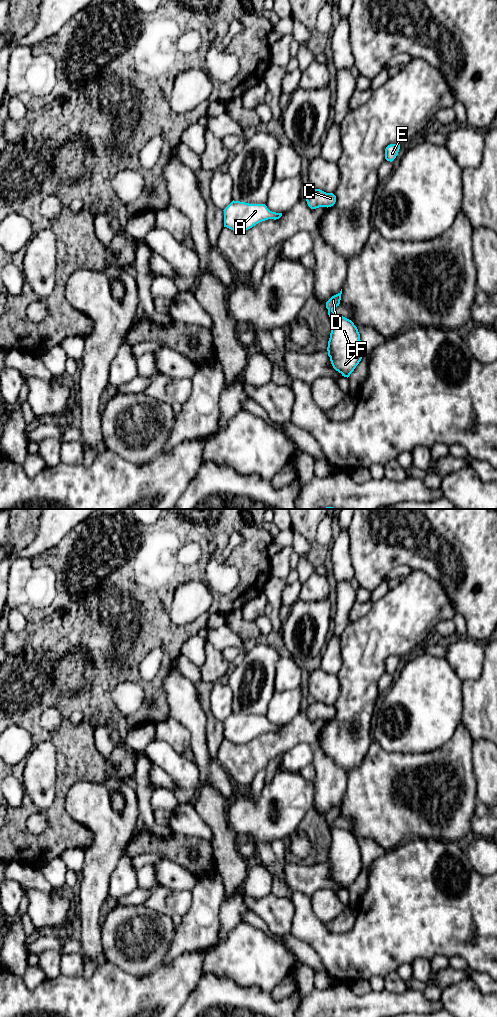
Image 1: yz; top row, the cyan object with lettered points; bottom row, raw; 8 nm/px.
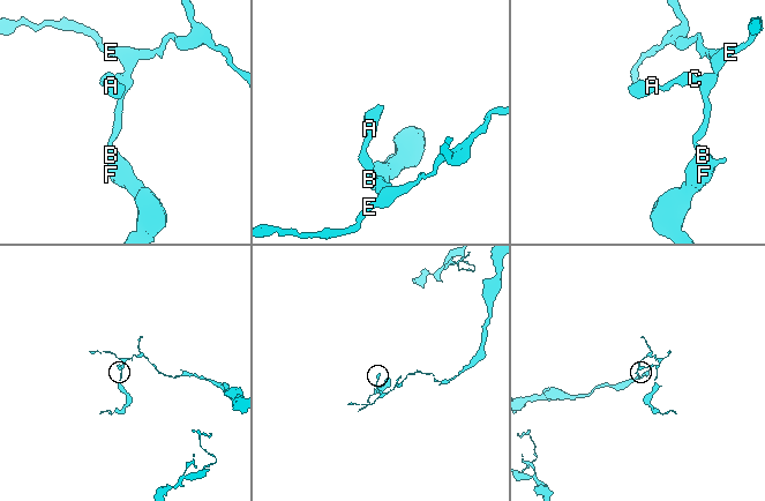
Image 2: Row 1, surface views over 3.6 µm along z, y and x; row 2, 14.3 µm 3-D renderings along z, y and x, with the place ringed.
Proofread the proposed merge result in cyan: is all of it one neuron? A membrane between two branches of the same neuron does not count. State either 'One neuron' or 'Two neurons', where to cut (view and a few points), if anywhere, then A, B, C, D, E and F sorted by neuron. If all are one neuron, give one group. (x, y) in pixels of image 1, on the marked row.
One neuron. No split. Groups: A B C D E F

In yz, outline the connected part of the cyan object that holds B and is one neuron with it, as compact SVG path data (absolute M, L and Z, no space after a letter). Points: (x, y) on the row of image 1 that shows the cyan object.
M342 289L326 302L331 319L327 351L333 368L348 378L362 359L361 340L354 323L333 311L340 304L341 294Z

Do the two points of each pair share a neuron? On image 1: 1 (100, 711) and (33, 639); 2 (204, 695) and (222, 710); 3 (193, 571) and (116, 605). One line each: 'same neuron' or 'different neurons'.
1: same neuron
2: different neurons
3: same neuron

